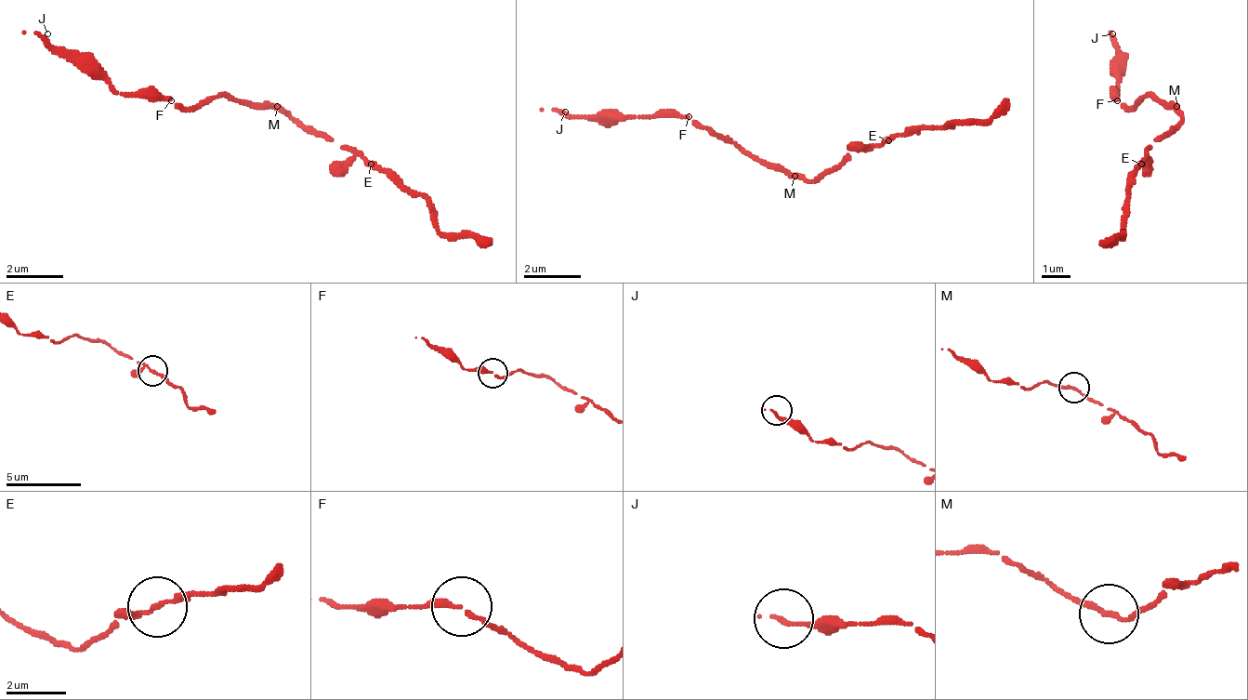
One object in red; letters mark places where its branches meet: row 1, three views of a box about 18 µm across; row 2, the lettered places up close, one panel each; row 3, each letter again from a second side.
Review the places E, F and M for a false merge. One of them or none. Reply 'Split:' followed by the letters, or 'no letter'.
Split: no letter

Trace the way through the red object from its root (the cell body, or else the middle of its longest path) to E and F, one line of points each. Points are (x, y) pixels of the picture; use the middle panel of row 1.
E: (794, 176), (817, 183), (823, 176), (831, 176), (860, 147), (881, 147), (888, 140)
F: (794, 176), (788, 168), (766, 168), (759, 162), (752, 162), (730, 140), (715, 140), (687, 118)

